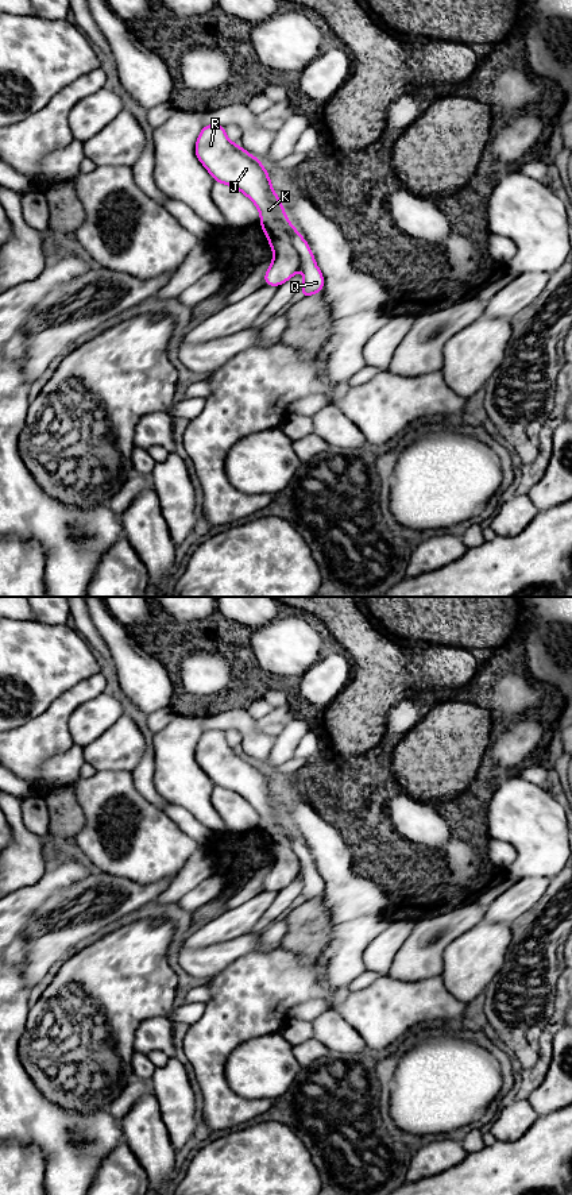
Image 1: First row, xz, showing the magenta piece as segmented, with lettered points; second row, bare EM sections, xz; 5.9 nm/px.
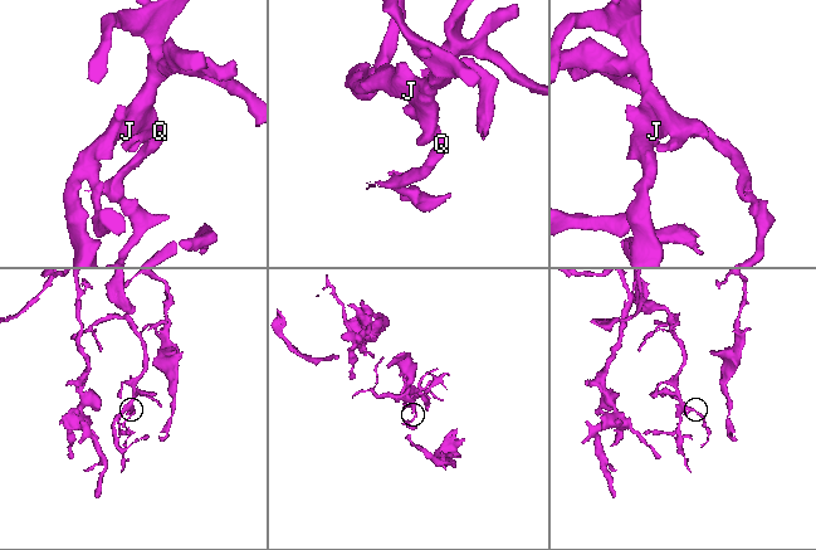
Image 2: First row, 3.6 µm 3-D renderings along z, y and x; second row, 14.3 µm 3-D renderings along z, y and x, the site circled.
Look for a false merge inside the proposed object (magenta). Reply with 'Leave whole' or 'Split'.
Split

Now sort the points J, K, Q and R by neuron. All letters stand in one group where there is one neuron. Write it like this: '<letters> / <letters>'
J K R / Q

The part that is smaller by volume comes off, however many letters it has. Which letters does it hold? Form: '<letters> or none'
Q

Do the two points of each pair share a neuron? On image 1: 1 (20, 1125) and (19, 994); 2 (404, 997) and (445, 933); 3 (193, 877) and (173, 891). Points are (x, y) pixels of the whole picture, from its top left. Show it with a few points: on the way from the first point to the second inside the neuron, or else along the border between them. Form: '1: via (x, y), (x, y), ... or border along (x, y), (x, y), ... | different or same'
1: via (14, 1093), (14, 1026) | same
2: via (414, 980), (418, 962), (429, 949) | same
3: via (188, 879), (178, 887) | same

